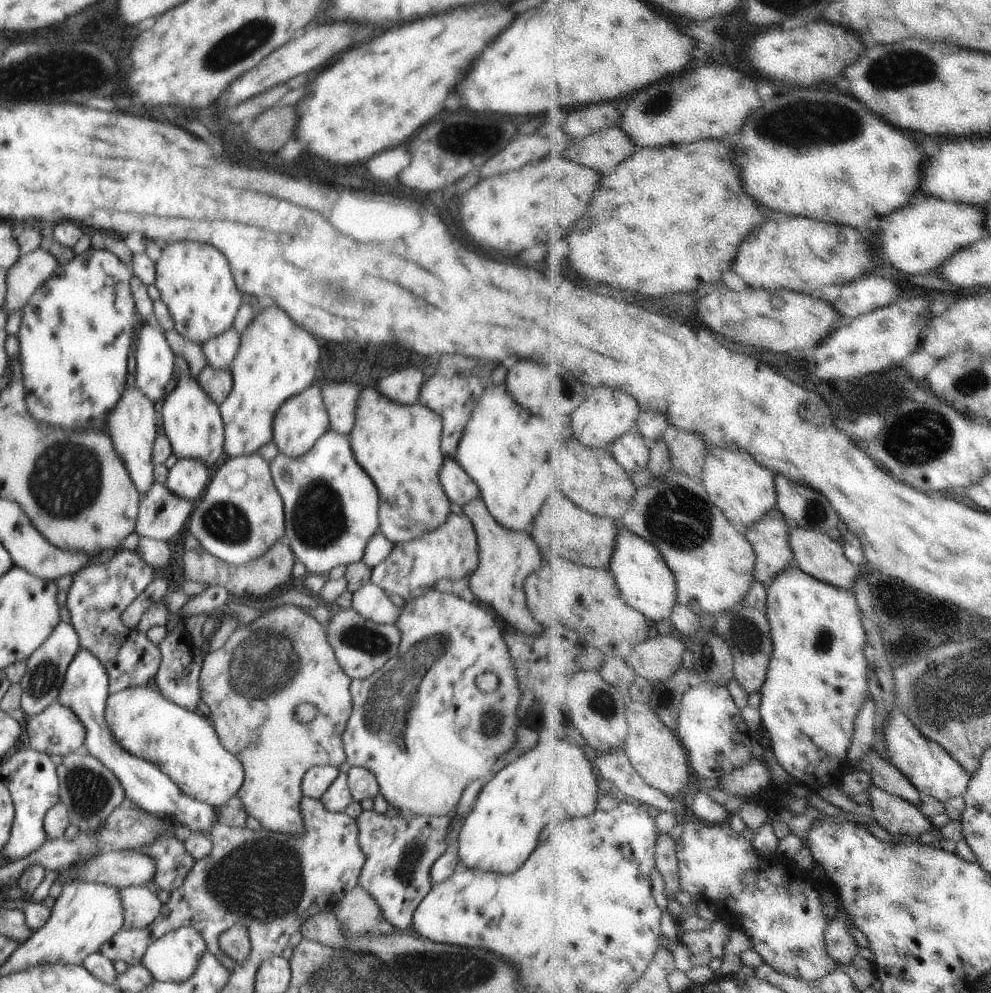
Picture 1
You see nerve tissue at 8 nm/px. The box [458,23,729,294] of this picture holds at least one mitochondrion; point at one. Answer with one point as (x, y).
(660, 102)

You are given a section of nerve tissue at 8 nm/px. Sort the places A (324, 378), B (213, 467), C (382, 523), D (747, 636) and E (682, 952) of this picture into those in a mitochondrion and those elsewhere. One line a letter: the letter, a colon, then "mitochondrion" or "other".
A: other
B: other
C: other
D: mitochondrion
E: other

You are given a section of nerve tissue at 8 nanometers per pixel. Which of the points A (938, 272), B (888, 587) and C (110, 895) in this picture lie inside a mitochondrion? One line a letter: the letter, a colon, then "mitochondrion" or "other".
A: other
B: other
C: other

